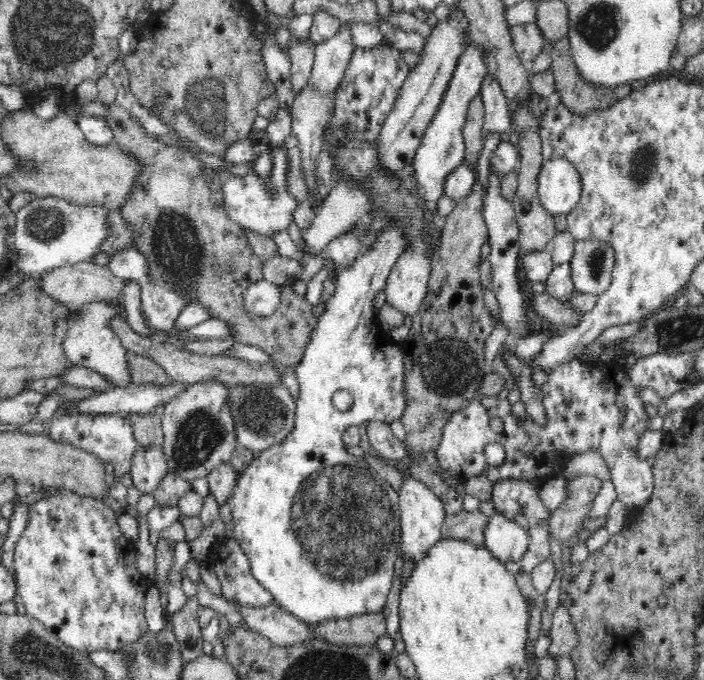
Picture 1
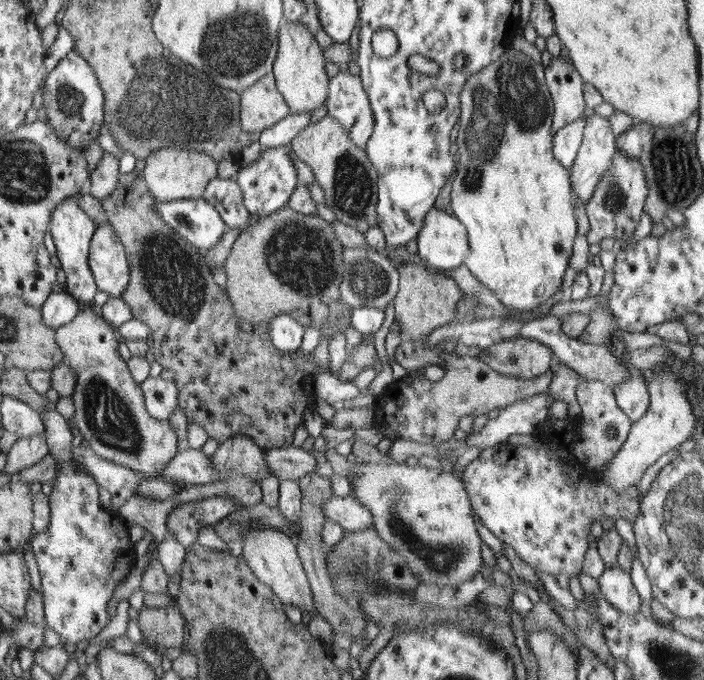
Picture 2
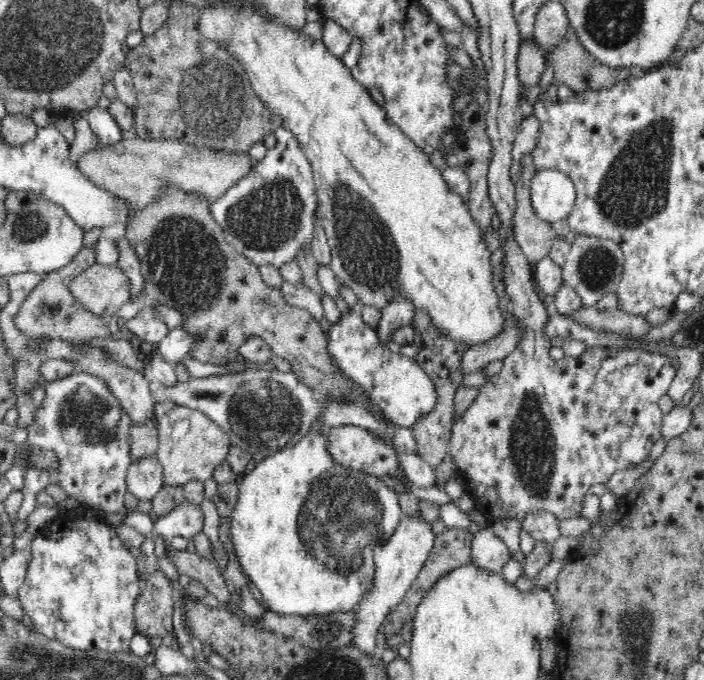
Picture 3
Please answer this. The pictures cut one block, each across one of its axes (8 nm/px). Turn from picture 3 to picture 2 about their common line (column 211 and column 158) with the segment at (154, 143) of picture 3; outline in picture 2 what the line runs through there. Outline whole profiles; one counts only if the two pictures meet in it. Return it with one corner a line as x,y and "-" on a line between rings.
164,147
145,157
143,180
159,202
178,199
197,199
207,190
207,185
216,179
216,160
206,153
185,151
177,147

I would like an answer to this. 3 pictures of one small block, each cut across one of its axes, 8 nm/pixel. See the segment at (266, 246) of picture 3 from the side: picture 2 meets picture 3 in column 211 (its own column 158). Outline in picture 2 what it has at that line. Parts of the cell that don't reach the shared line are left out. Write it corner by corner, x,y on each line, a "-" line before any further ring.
202,197
157,202
156,211
190,245
211,249
228,229
218,210

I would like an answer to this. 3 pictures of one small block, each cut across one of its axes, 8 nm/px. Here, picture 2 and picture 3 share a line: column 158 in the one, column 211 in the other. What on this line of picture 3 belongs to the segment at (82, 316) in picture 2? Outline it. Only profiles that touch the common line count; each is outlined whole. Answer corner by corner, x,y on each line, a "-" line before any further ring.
183,405
174,406
160,418
158,439
159,448
155,456
162,465
163,484
166,486
183,486
191,480
212,479
215,468
227,460
232,446
228,434
210,417

